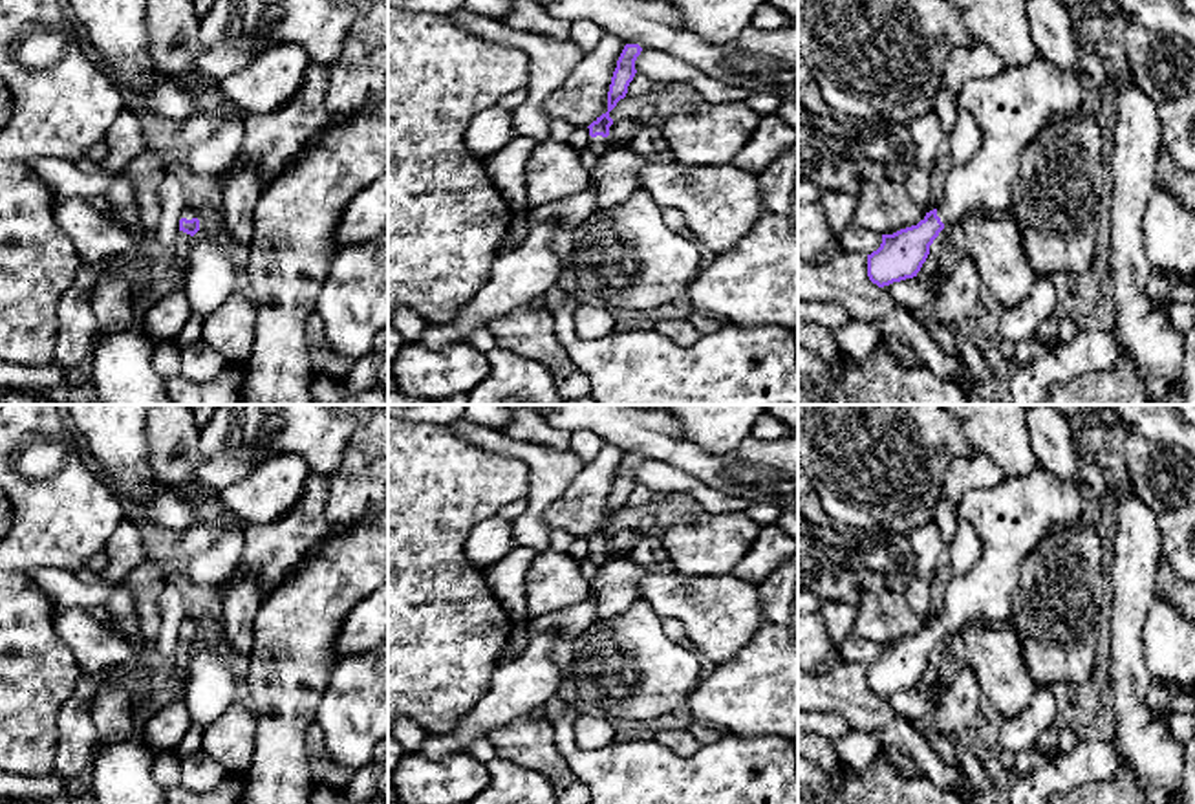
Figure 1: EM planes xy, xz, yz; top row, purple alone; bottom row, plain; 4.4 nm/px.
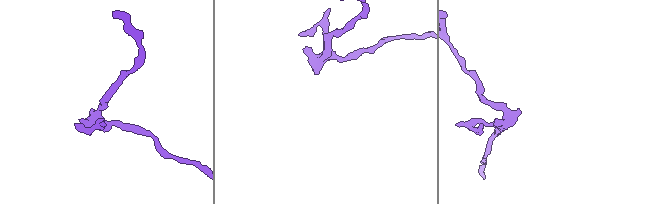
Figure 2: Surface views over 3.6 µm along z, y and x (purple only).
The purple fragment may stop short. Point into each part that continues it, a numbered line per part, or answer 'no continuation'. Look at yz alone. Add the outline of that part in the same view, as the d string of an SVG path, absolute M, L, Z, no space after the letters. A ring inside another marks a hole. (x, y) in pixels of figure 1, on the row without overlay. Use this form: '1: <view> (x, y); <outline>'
1: yz (1011, 519); M1043 467L1025 476L1003 476L992 487L968 491L957 504L955 515L974 527L983 548L968 571L952 575L948 581L946 606L937 619L941 632L948 636L979 617L1010 621L1021 564L1049 531L1074 524L1085 504L1076 478L1060 478Z

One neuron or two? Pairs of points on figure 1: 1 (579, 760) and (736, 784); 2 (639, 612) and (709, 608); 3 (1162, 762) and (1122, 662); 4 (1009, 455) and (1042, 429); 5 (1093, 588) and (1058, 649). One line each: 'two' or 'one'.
1: one
2: two
3: one
4: two
5: one

